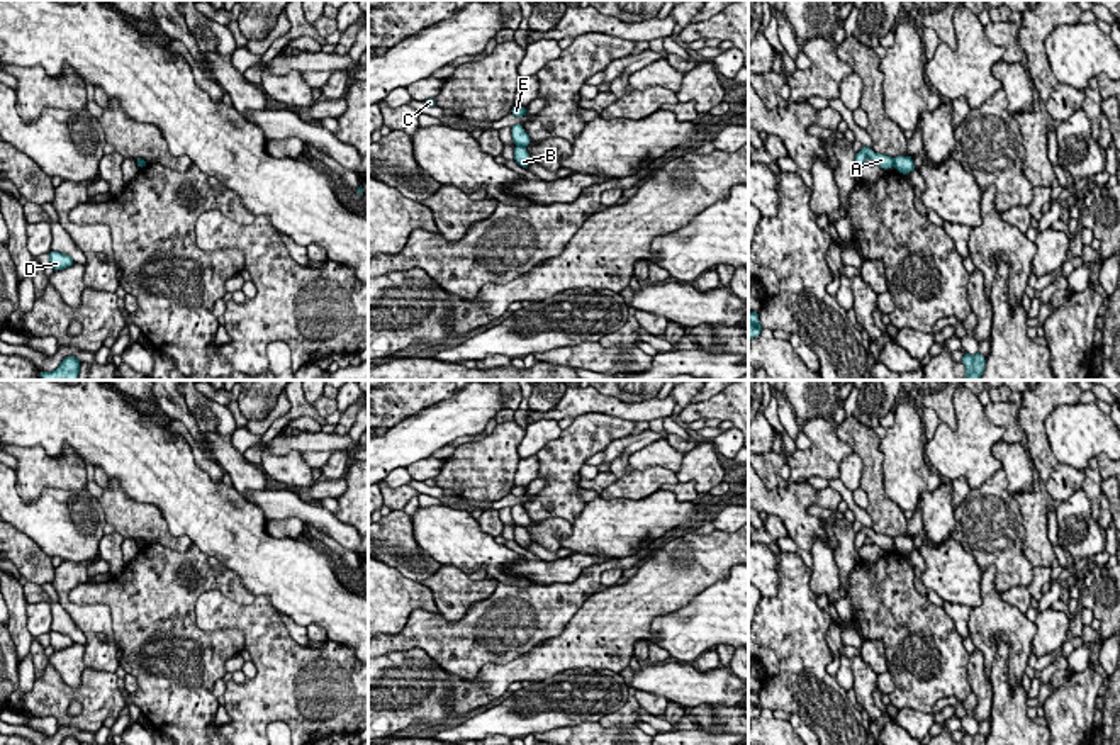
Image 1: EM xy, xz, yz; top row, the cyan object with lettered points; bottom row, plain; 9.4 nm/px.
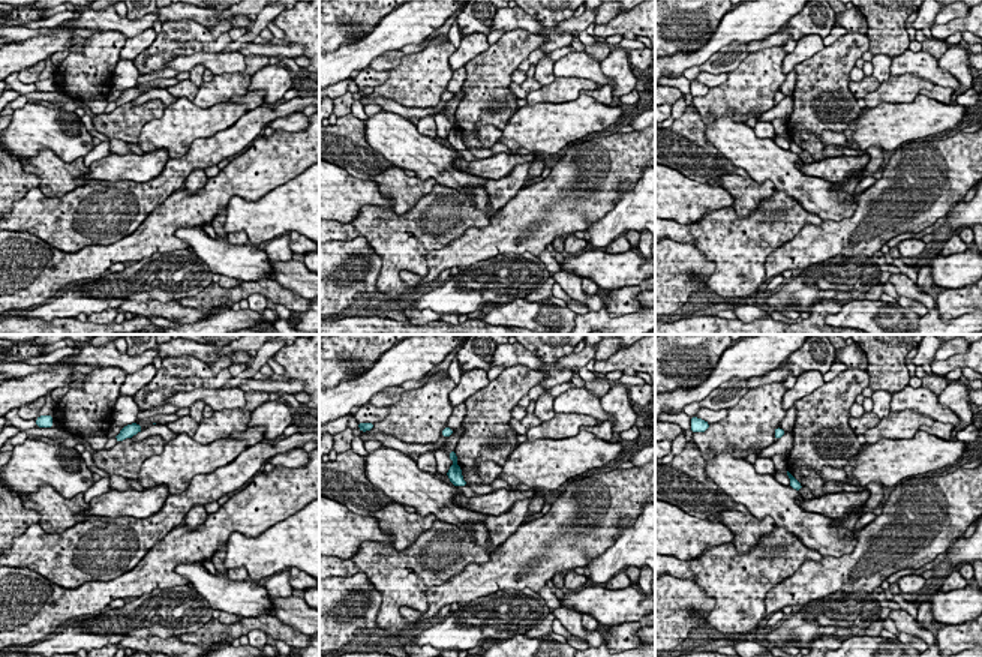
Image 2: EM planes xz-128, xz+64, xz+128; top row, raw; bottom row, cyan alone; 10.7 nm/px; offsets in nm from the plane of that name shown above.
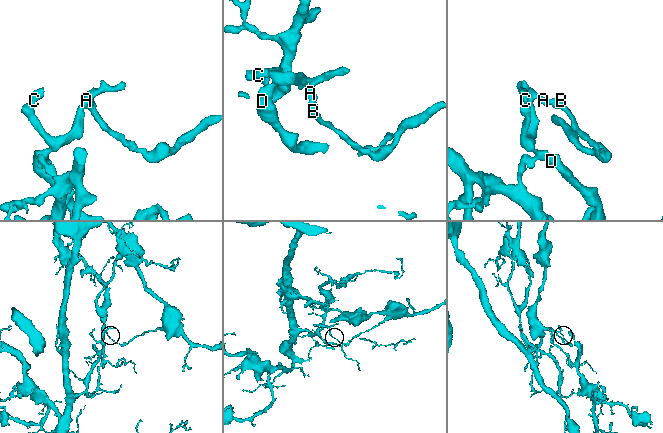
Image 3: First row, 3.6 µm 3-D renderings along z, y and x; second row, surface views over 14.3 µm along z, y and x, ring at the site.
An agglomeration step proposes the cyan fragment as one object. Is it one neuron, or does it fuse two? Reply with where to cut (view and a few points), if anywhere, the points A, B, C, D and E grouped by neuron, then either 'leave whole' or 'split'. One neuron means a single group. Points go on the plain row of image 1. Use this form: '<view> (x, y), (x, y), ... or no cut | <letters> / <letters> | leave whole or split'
xz (516, 525), (523, 526) | A C D E / B | split

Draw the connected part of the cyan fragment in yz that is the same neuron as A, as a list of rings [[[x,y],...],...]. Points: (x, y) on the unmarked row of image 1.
[[[862,526],[862,529],[859,533],[855,533],[855,548],[857,550],[865,543],[867,536],[872,540],[872,543],[876,543],[877,546],[881,546],[884,550],[889,550],[894,545],[894,538],[874,533],[871,528]]]

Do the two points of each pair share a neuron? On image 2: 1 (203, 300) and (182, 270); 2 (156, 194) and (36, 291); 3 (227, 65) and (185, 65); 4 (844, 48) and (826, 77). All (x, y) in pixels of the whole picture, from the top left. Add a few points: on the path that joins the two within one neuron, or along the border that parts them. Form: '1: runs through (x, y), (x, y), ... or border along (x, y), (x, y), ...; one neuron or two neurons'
1: border along (213, 282), (192, 296), (176, 300); two neurons
2: border along (128, 236), (74, 252), (59, 251); two neurons
3: runs through (216, 62), (195, 60); one neuron
4: runs through (841, 56), (829, 69); one neuron

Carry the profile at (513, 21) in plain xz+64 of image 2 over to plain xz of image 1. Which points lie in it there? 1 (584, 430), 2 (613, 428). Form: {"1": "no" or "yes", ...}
{"1": "no", "2": "no"}

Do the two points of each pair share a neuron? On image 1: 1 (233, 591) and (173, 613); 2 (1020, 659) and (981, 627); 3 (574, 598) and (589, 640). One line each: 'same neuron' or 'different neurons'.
1: same neuron
2: same neuron
3: different neurons

